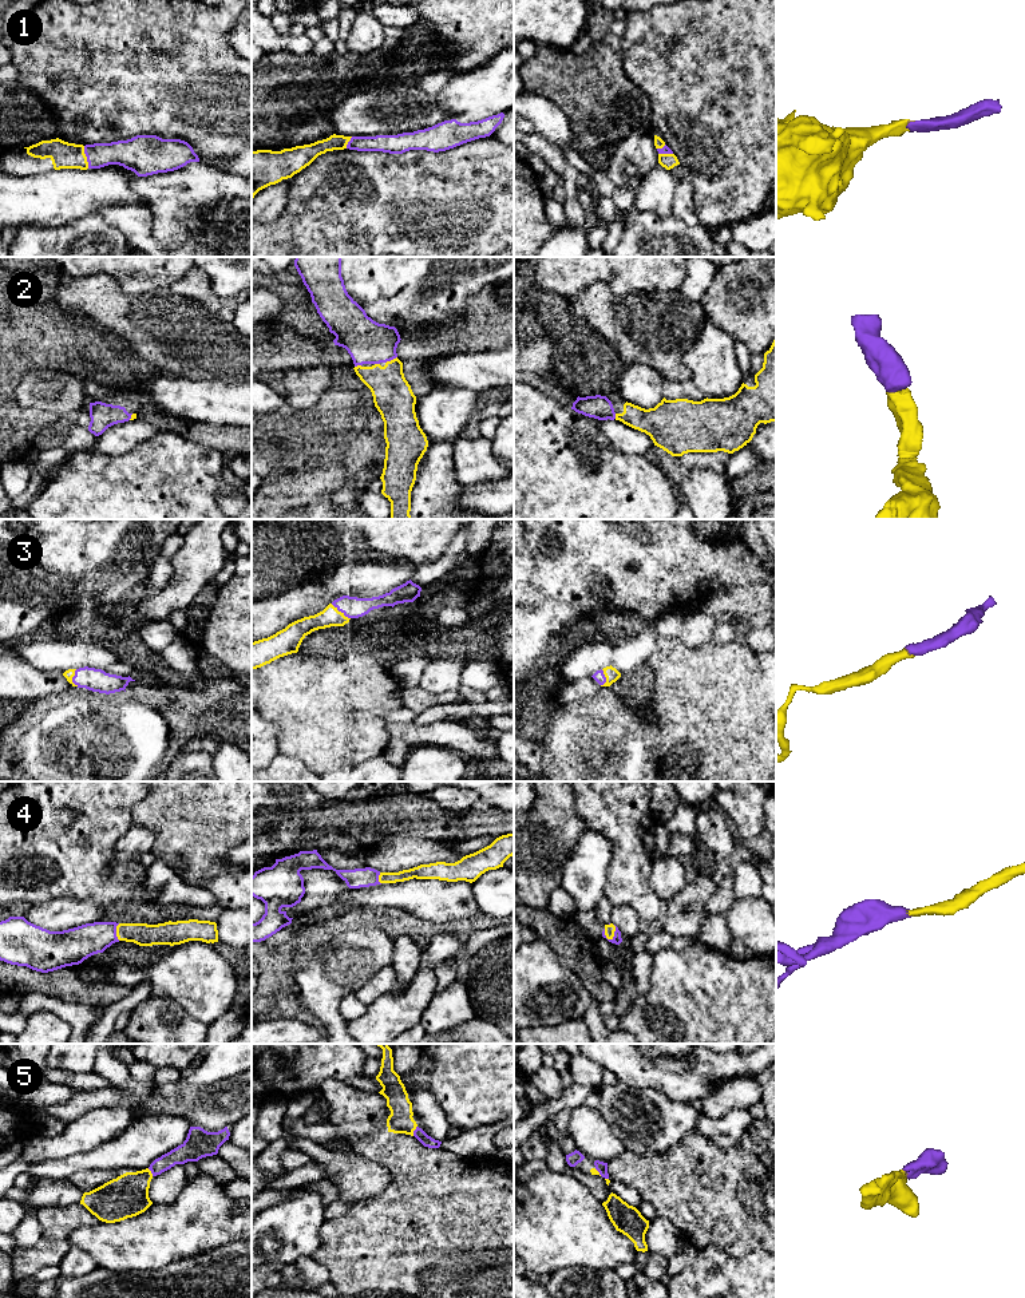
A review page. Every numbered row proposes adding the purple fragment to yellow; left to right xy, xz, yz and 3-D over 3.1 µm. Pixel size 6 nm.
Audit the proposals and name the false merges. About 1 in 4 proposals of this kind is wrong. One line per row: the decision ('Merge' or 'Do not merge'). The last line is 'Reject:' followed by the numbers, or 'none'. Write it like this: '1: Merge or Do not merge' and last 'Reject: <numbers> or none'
1: Merge
2: Merge
3: Merge
4: Merge
5: Merge
Reject: none

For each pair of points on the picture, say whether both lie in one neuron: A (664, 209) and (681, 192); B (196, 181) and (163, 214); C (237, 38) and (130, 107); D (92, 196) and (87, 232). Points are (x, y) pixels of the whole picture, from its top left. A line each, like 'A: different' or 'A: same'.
A: different
B: same
C: different
D: different

